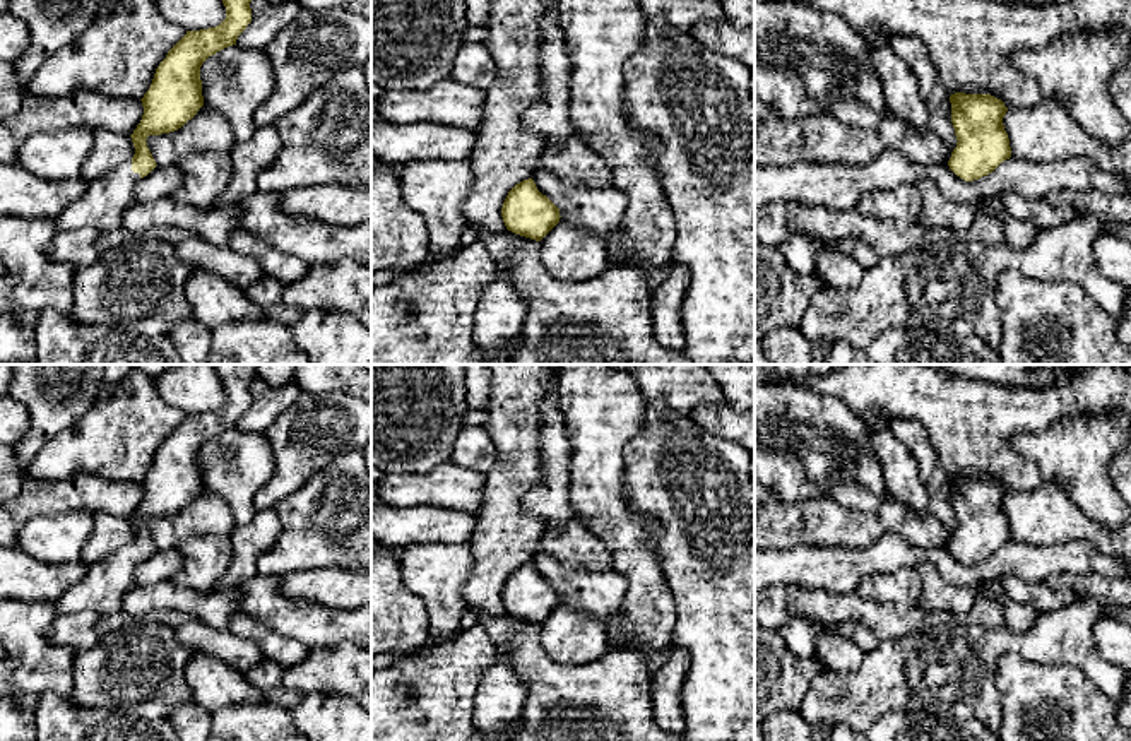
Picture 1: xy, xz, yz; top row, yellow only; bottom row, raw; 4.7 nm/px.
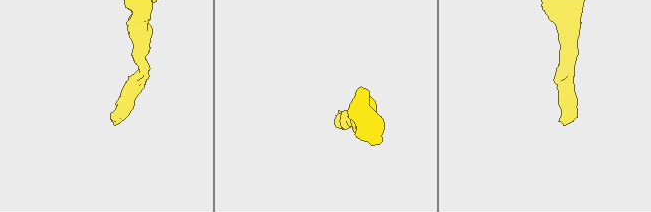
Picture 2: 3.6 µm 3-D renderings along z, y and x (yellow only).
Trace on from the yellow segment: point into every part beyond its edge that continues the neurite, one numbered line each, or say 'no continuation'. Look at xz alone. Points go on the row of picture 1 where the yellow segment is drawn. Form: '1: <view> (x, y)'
no continuation

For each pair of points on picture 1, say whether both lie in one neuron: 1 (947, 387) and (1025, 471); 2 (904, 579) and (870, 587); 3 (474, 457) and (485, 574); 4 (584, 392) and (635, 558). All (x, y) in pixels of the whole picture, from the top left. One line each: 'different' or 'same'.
1: same
2: same
3: different
4: same

